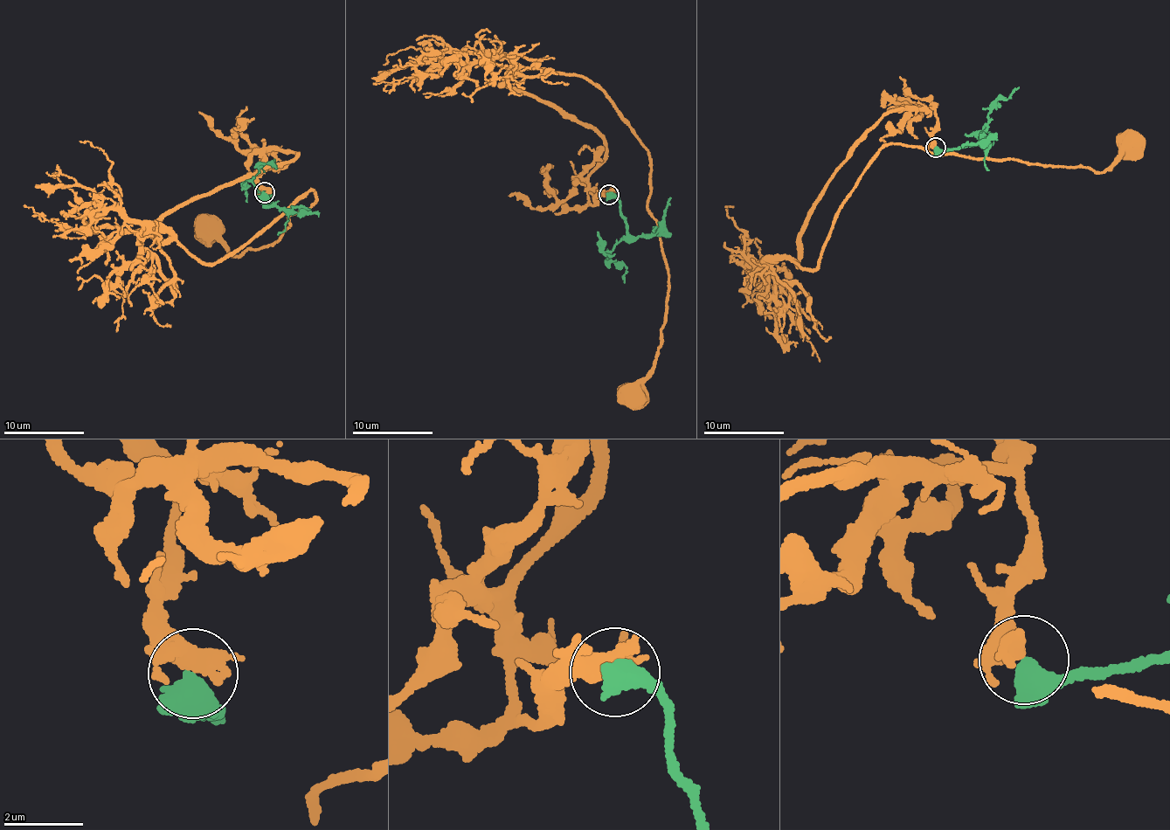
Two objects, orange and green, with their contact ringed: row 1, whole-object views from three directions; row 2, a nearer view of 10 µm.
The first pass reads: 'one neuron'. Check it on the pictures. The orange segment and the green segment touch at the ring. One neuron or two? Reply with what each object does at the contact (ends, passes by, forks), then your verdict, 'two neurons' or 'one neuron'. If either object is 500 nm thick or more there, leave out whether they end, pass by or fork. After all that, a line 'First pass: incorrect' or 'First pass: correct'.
two neurons
First pass: incorrect

